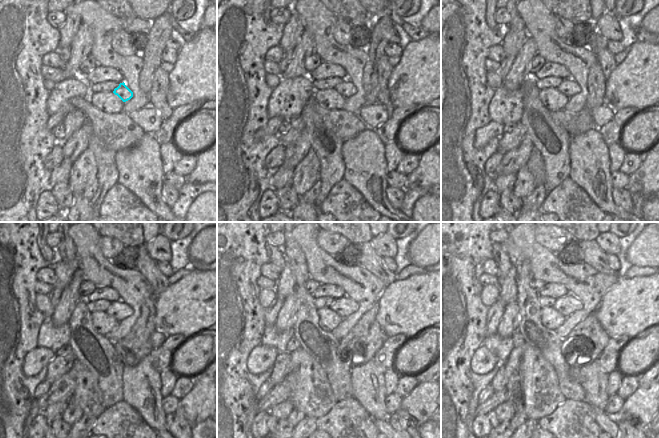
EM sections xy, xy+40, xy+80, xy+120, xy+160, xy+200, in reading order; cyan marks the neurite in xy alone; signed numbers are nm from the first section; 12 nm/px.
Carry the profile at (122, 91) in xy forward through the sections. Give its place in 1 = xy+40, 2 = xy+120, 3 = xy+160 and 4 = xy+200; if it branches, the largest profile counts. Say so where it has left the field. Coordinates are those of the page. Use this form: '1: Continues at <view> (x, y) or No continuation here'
1: Continues at xy+40 (345, 88)
2: Continues at xy+120 (119, 310)
3: Continues at xy+160 (344, 306)
4: Continues at xy+200 (566, 305).

